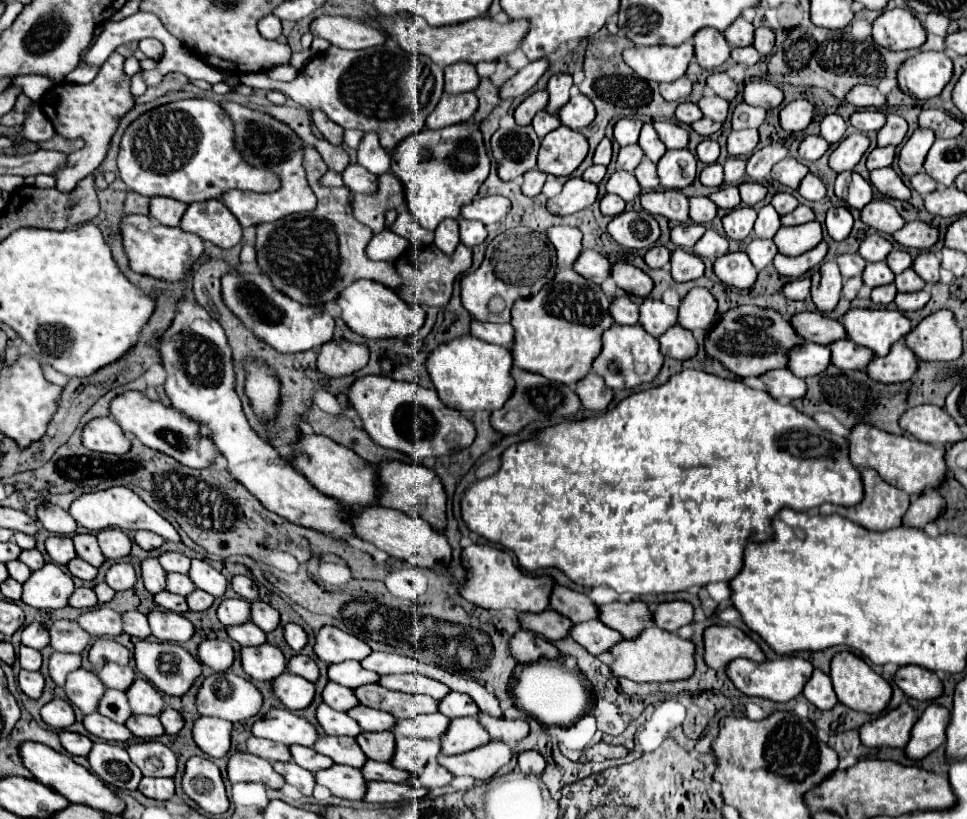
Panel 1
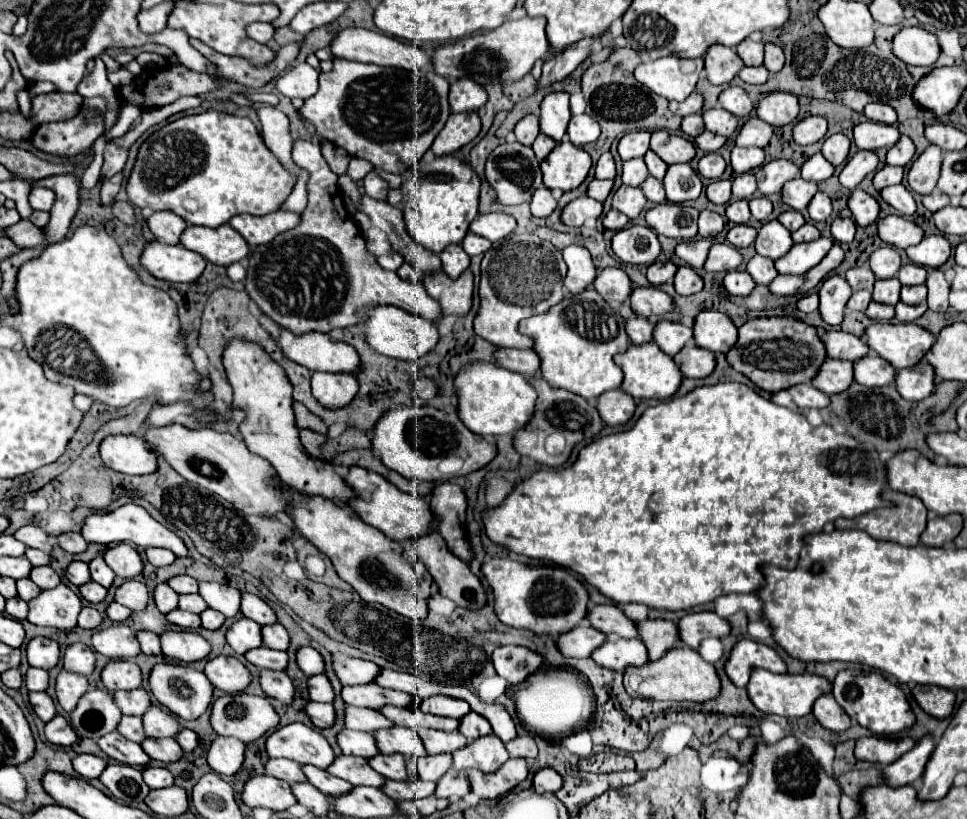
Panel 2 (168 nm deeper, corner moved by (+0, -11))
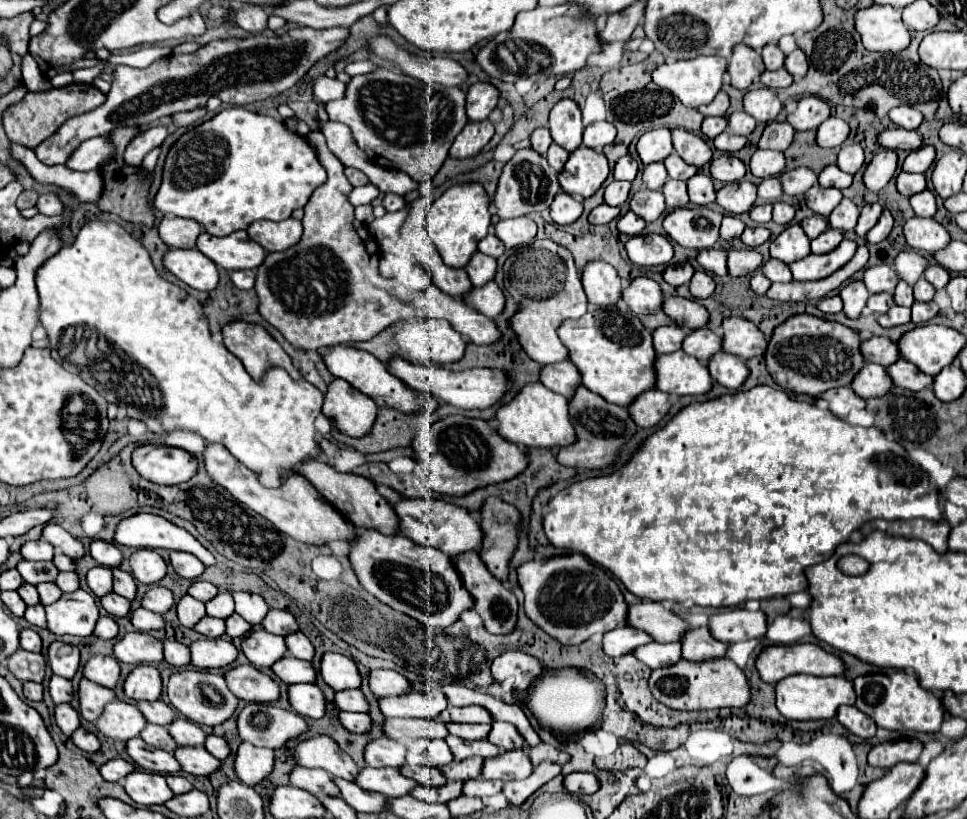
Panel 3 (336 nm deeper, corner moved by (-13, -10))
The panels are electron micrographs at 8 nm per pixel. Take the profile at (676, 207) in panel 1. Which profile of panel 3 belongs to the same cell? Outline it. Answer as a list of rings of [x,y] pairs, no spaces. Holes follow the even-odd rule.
[[[707,206],[677,208],[665,214],[665,232],[685,248],[711,248],[719,240],[719,226],[723,214],[709,210]]]

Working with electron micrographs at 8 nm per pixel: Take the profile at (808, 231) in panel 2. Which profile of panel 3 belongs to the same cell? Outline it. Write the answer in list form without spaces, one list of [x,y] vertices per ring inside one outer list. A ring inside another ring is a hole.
[[[827,228],[823,234],[819,234],[815,240],[811,240],[811,252],[815,252],[815,254],[831,252],[833,248],[837,248],[837,246],[839,246],[839,242],[841,242],[841,240],[843,240],[841,230]]]

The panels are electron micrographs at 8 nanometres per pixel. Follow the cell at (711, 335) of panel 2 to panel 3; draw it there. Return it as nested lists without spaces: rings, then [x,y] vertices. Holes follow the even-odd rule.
[[[729,316],[723,320],[723,350],[729,354],[735,354],[743,360],[749,360],[753,356],[763,356],[767,348],[767,340],[761,334],[761,330],[737,316]]]

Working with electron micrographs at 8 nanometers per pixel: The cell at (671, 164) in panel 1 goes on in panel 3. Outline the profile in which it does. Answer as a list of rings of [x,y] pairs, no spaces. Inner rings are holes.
[[[695,174],[691,180],[687,180],[687,190],[689,190],[689,200],[697,206],[705,206],[715,200],[713,180],[705,174]]]

